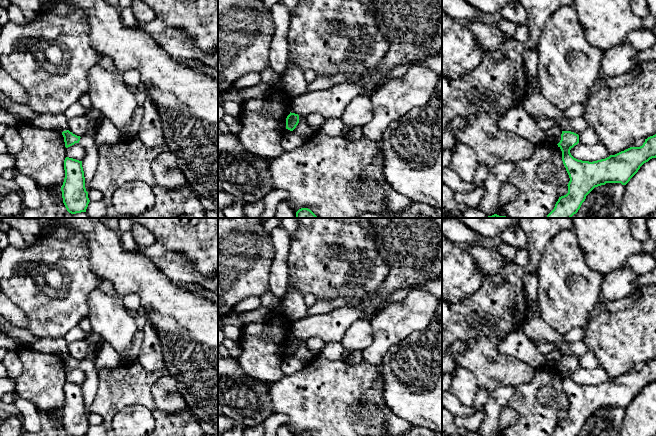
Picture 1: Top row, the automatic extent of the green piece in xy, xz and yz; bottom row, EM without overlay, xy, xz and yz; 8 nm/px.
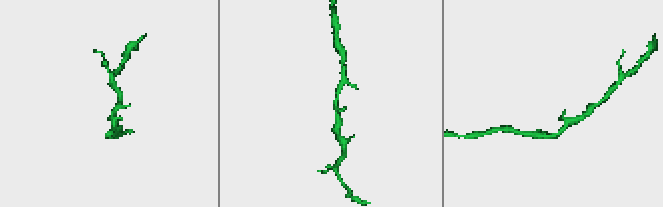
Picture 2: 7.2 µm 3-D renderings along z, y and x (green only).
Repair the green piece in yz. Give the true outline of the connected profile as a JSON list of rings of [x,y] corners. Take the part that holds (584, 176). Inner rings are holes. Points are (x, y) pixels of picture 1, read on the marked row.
[[[562,131],[557,145],[570,178],[568,193],[559,197],[546,218],[571,218],[595,187],[606,183],[626,185],[644,163],[656,158],[656,134],[645,139],[640,147],[630,147],[593,162],[578,160],[571,155],[570,150],[578,143],[578,134]]]

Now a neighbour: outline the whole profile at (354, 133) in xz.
[[[361,127],[345,128],[342,136],[347,140],[357,140],[364,136]]]

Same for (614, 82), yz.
[[[637,68],[629,70],[627,73],[612,77],[612,78],[601,78],[599,82],[591,89],[589,92],[589,98],[591,98],[599,89],[606,86],[609,88],[617,88],[625,86],[633,78],[635,78],[640,73],[640,70]]]

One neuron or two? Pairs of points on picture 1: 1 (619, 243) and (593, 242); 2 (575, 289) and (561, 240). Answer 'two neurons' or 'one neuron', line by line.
1: one neuron
2: one neuron

